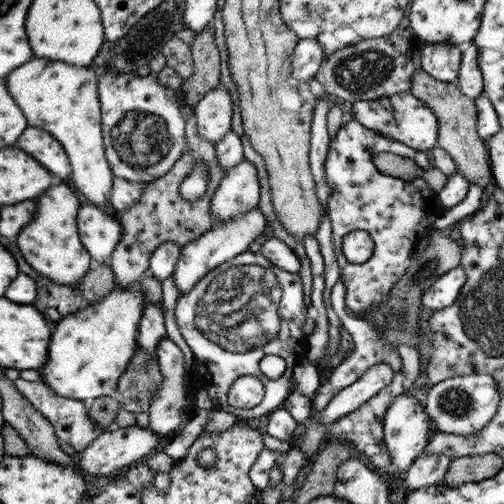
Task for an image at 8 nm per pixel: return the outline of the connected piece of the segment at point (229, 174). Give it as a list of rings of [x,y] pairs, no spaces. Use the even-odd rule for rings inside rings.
[[[243,159],[225,171],[217,193],[210,204],[213,223],[236,219],[238,215],[254,209],[260,201],[258,170],[252,161]]]

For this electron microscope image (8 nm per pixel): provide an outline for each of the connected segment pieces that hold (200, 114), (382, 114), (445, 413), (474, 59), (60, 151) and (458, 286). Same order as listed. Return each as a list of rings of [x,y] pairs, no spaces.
[[[220,82],[220,85],[216,85],[198,101],[194,106],[198,134],[202,134],[202,137],[216,144],[220,142],[220,139],[231,130],[231,100],[230,91],[226,91],[226,85]]]
[[[400,92],[378,100],[360,100],[353,103],[352,111],[353,118],[368,129],[402,142],[414,150],[425,152],[438,144],[438,123],[434,111],[411,92]]]
[[[491,374],[454,375],[430,388],[425,408],[435,431],[458,434],[460,438],[472,438],[490,423],[497,412],[502,395]]]
[[[476,44],[466,48],[461,54],[461,64],[456,85],[464,95],[476,100],[478,95],[483,94],[483,76],[479,68],[479,51]]]
[[[29,126],[16,141],[16,146],[33,155],[42,166],[46,167],[46,170],[58,178],[58,181],[70,176],[69,155],[66,154],[62,143],[58,142],[50,132]]]
[[[461,265],[442,275],[428,290],[422,292],[422,307],[439,311],[457,302],[466,282],[466,271]]]

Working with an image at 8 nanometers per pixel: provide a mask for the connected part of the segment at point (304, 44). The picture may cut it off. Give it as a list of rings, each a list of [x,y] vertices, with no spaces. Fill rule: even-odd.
[[[312,38],[298,41],[297,47],[294,50],[294,57],[294,78],[298,78],[300,82],[309,82],[314,79],[316,72],[318,72],[322,63],[326,60],[322,44],[318,44]]]

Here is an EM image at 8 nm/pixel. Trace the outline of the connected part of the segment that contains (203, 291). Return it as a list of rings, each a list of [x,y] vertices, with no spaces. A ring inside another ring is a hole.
[[[246,251],[210,270],[190,291],[180,293],[174,305],[174,312],[178,330],[193,352],[195,372],[199,378],[200,387],[208,393],[208,405],[215,410],[228,413],[233,419],[258,419],[284,406],[293,389],[293,370],[298,360],[305,358],[308,352],[308,336],[302,331],[302,326],[306,318],[312,314],[312,310],[306,307],[304,288],[302,288],[299,273],[282,270],[282,267],[270,261],[259,251]],[[268,354],[280,356],[286,361],[285,371],[278,379],[268,378],[260,370],[260,360]],[[241,376],[254,376],[265,386],[265,396],[258,407],[238,409],[228,405],[228,391],[233,382]]]

